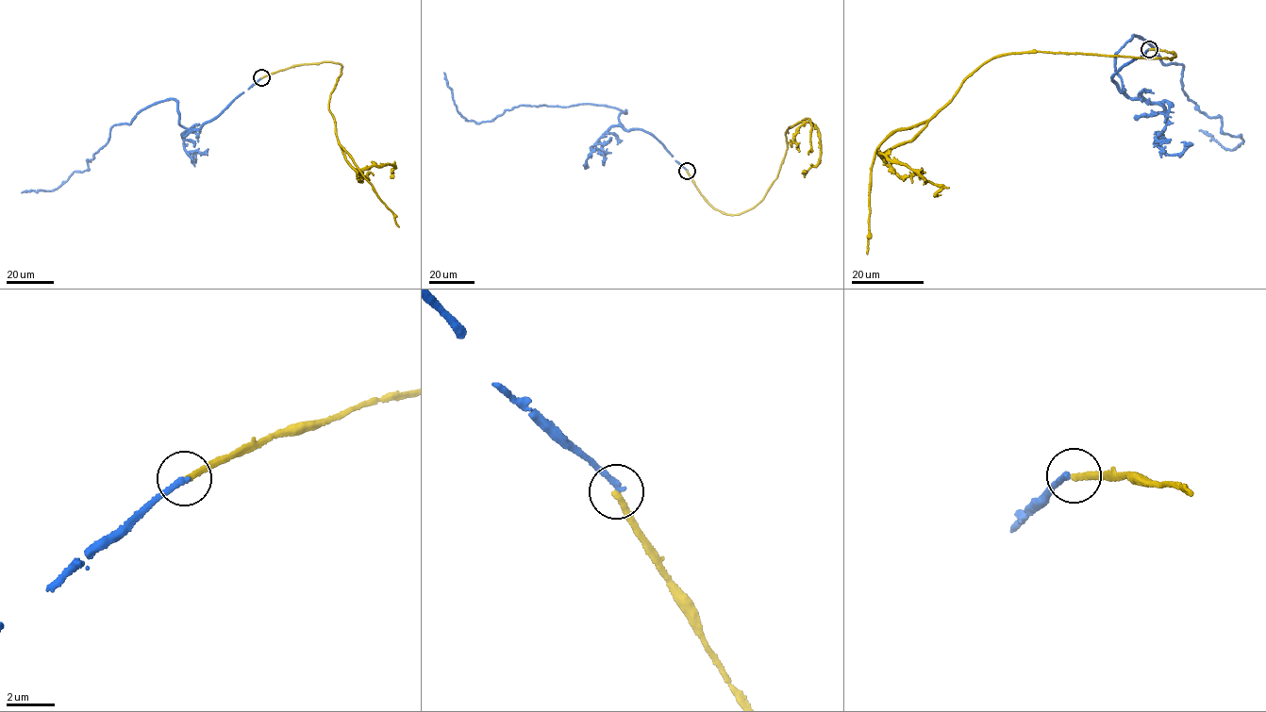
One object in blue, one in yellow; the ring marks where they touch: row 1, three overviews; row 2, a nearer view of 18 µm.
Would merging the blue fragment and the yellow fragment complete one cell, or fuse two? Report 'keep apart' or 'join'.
keep apart

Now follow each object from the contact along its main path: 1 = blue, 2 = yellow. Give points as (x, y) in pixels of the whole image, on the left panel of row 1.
1: (261, 77), (198, 129), (181, 125), (174, 99), (155, 103), (112, 126), (87, 170), (55, 190), (21, 192)
2: (261, 77), (305, 63), (339, 63), (341, 74), (329, 109), (346, 159), (361, 171), (392, 164), (391, 176)

